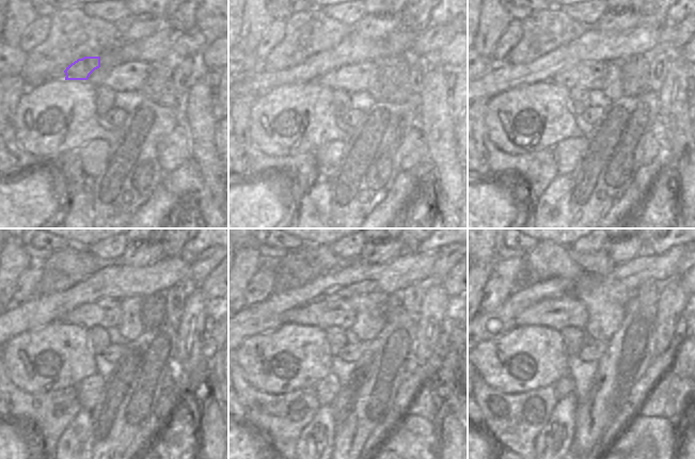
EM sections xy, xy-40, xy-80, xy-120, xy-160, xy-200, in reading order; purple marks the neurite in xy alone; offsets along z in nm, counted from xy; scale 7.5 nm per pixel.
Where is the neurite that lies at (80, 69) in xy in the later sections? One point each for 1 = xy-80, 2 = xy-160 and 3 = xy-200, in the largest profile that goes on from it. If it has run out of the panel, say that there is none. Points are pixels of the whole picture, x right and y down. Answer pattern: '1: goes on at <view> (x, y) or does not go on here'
1: goes on at xy-80 (595, 45)
2: goes on at xy-160 (353, 279)
3: goes on at xy-200 (642, 269)

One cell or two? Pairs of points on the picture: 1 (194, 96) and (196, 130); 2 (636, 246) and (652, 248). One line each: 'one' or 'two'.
1: one
2: two

